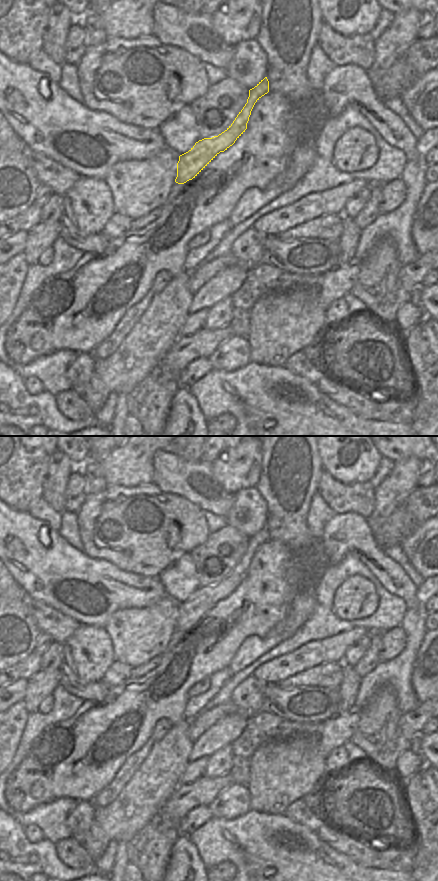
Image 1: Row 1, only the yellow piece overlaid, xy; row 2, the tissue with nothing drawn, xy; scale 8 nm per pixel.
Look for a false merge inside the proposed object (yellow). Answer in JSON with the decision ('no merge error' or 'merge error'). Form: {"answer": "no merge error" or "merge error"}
{"answer": "merge error"}

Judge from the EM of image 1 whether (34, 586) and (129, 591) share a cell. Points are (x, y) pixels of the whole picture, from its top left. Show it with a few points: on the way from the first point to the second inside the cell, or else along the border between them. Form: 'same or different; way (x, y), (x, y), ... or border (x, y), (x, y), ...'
same; way (58, 577), (99, 581), (105, 586)

